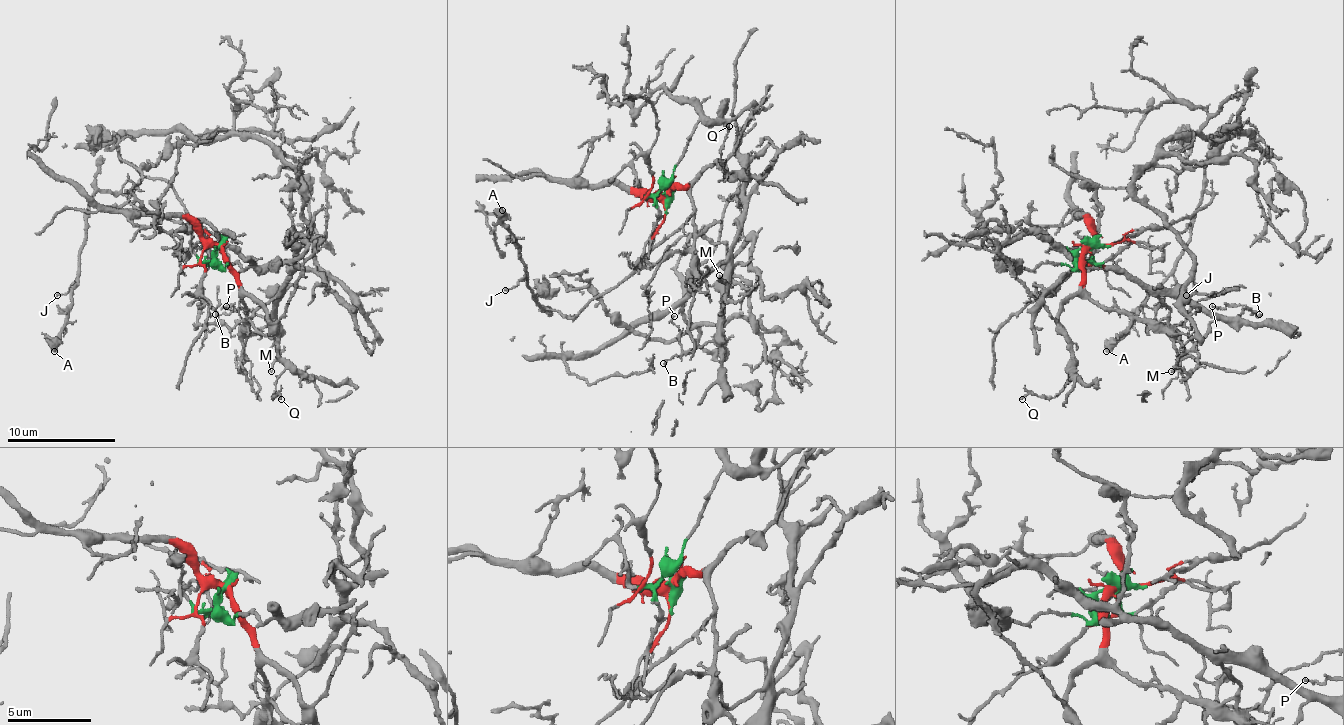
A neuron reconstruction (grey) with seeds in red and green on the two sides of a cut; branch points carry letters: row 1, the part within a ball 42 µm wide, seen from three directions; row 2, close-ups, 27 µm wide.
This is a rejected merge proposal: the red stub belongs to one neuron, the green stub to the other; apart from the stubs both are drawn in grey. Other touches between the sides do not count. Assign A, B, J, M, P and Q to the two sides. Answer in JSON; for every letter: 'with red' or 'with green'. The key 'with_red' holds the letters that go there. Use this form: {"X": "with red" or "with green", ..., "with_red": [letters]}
{"A": "with red", "B": "with green", "J": "with red", "M": "with green", "P": "with green", "Q": "with red", "with_red": ["A", "J", "Q"]}

